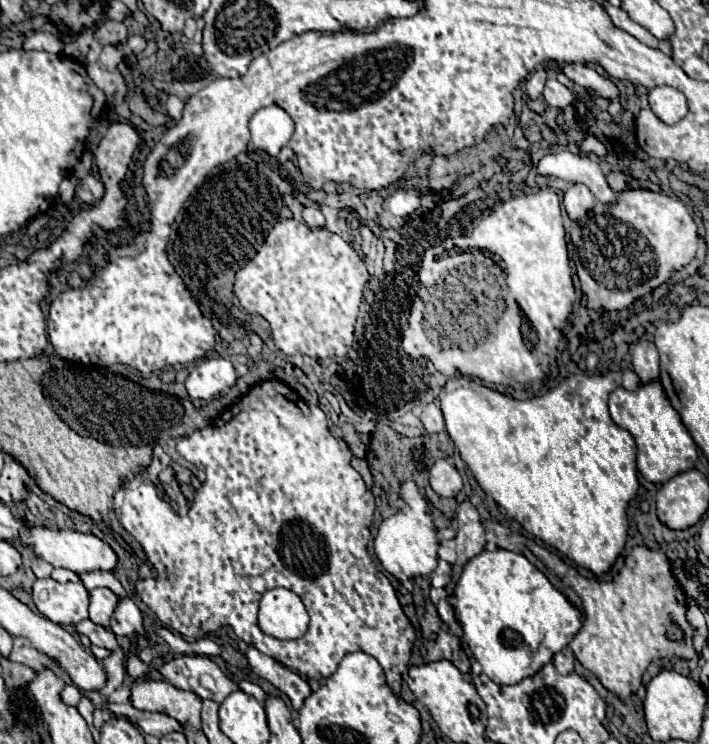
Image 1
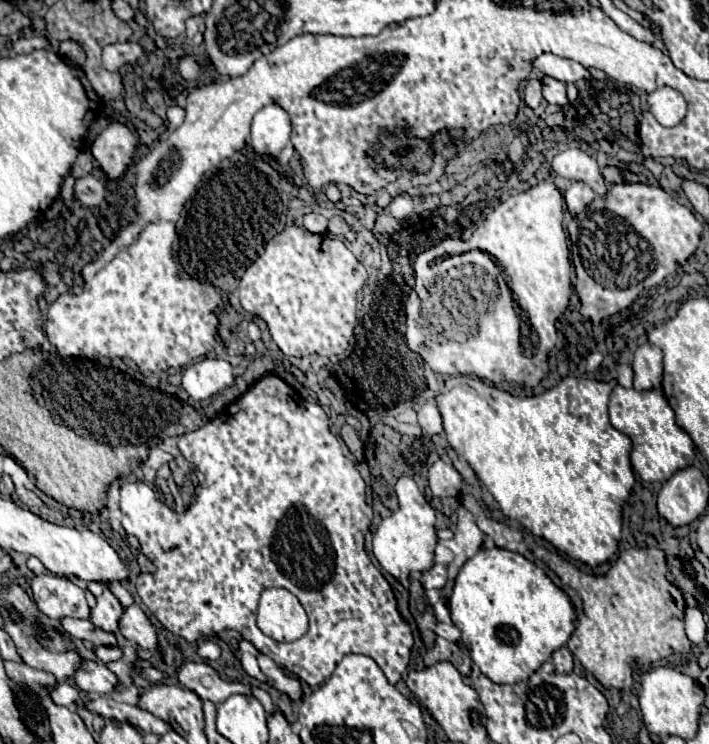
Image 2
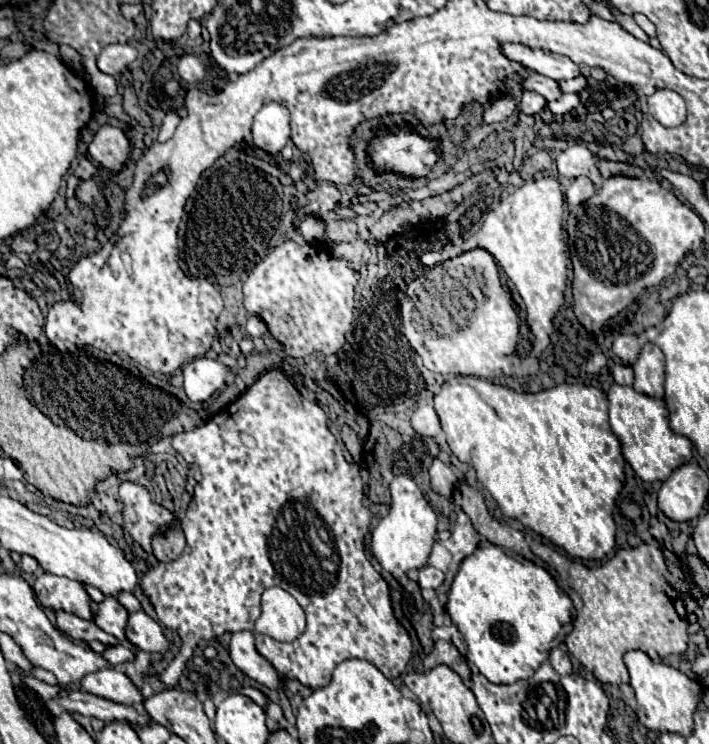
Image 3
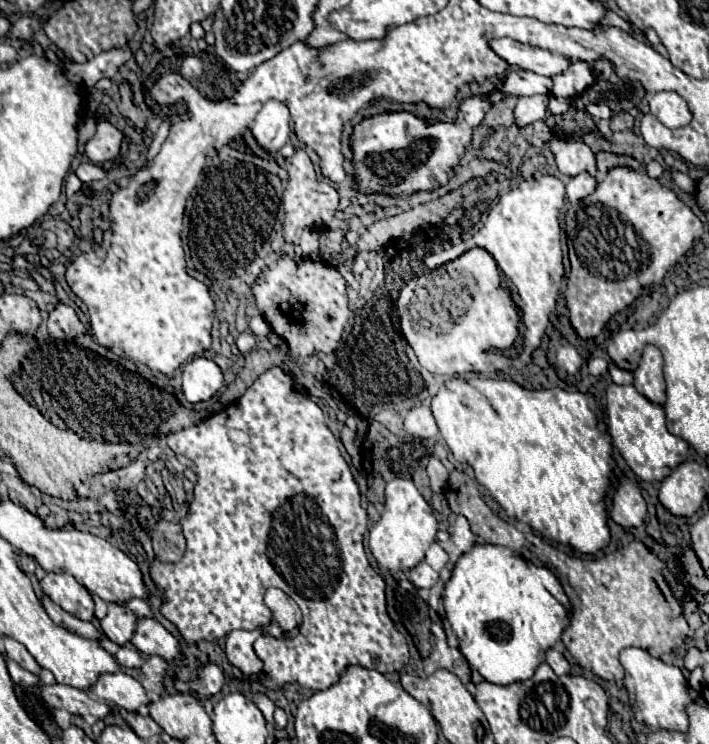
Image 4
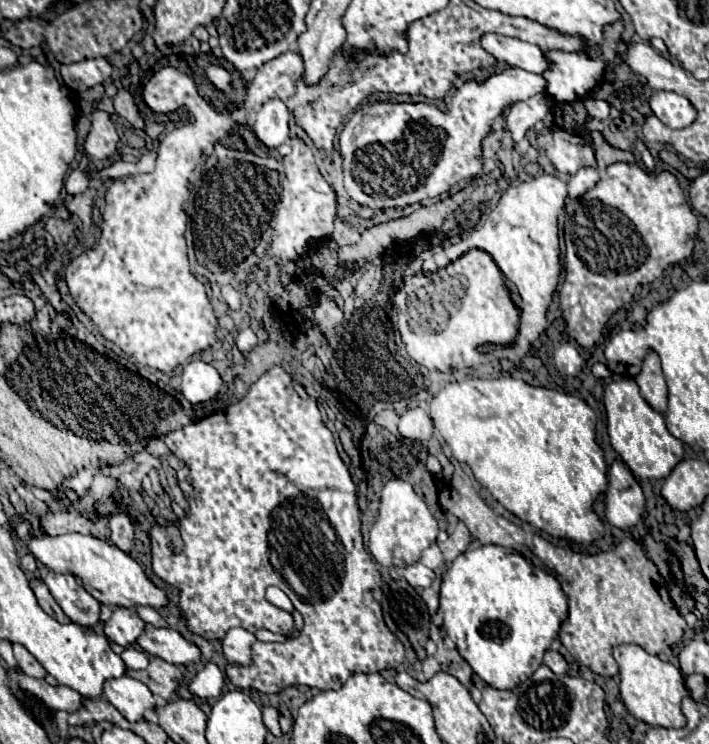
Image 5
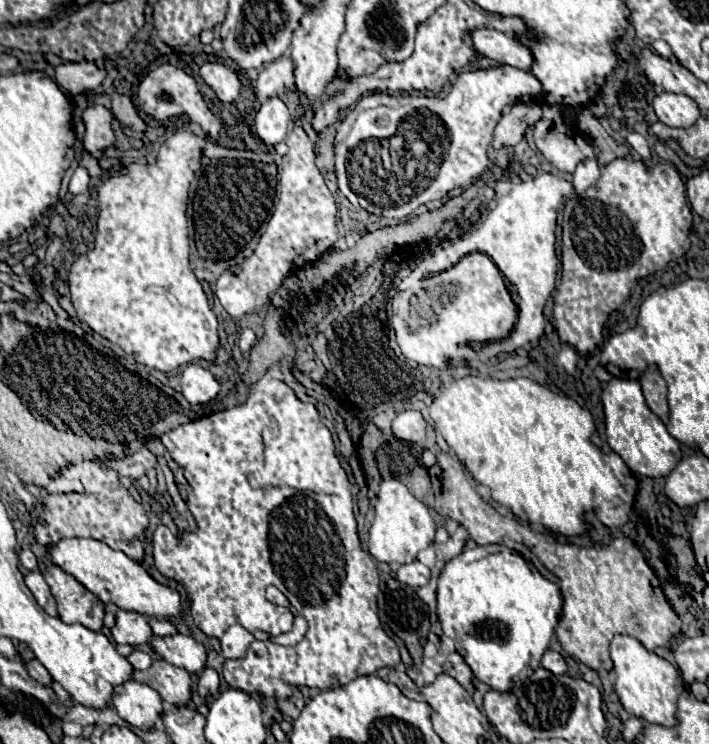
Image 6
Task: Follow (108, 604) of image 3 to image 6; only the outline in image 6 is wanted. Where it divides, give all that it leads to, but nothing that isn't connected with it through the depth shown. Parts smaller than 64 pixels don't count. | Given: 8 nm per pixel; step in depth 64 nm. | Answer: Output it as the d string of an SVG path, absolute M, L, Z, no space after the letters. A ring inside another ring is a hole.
M118 610L116 624L110 628L110 634L112 634L112 640L116 644L142 646L150 640L152 628L150 628L146 616L140 616L138 612Z

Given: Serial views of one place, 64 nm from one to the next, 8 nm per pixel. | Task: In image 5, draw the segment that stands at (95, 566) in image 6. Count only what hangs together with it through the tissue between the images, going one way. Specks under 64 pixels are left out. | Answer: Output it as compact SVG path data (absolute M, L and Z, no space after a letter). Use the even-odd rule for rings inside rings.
M12 514L8 520L10 524L10 534L16 536L18 540L26 542L28 552L40 560L48 570L58 572L58 574L74 574L82 586L102 604L112 604L112 606L124 606L124 608L134 608L136 604L160 608L166 604L166 594L164 590L156 588L140 568L140 564L130 558L126 552L120 548L108 544L106 540L100 540L90 534L60 534L60 536L48 536L32 534L32 524L20 514Z

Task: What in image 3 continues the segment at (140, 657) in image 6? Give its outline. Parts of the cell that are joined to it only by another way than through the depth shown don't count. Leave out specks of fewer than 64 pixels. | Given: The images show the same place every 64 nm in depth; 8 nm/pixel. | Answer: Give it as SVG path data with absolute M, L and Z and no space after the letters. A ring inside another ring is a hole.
M122 644L106 648L106 650L102 652L102 656L104 656L104 660L108 660L112 666L122 664L122 662L128 662L128 660L134 658L134 654L130 652L130 648L126 648L126 646L122 646Z

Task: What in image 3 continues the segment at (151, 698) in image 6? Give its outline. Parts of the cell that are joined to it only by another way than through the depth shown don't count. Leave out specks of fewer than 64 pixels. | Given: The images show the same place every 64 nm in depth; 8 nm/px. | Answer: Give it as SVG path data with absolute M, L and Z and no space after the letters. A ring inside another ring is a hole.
M102 668L100 672L92 672L84 676L80 684L86 692L120 702L120 704L134 704L144 700L140 690L126 678L126 674L116 672L112 668Z

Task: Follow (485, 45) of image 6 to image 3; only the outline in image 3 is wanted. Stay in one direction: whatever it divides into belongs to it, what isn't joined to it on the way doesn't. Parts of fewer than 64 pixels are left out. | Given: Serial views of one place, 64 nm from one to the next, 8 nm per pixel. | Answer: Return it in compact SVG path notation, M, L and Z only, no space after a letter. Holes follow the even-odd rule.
M504 44L502 52L510 58L520 62L524 68L534 70L542 76L548 76L552 80L568 80L580 76L580 66L574 64L570 58L554 54L554 52L544 52L544 50L532 50L522 44Z

